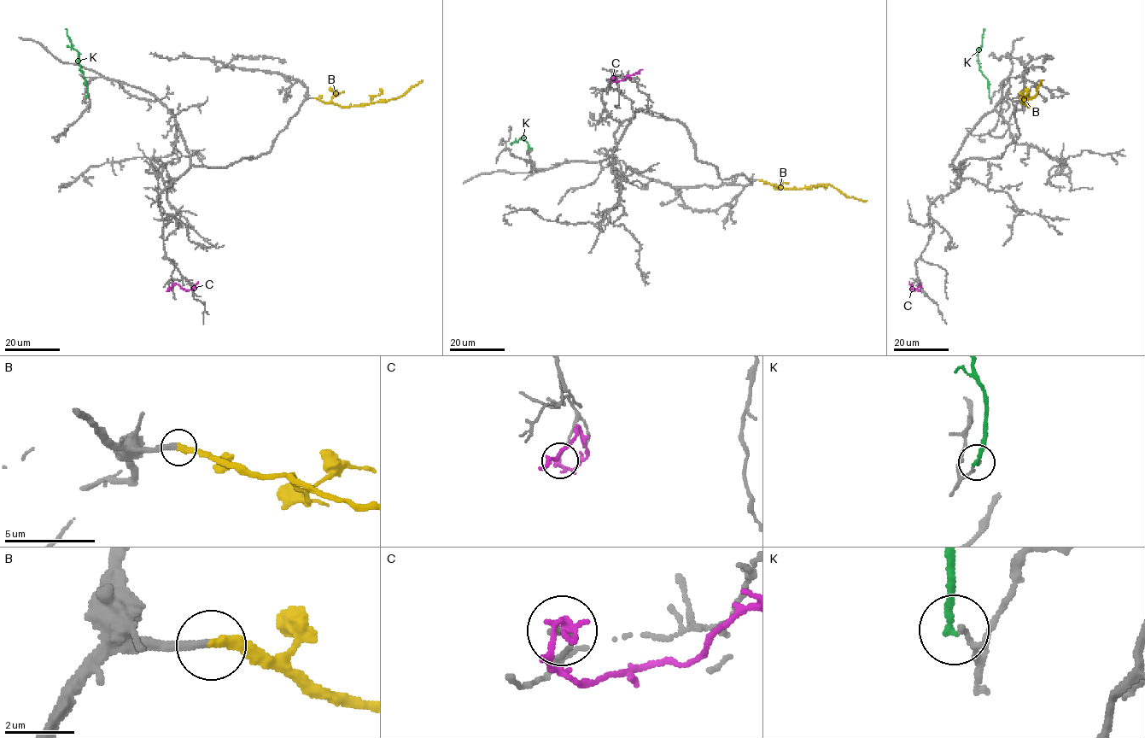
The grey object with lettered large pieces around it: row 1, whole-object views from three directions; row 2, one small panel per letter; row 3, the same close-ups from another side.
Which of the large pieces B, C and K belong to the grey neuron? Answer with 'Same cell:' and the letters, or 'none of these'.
Same cell: B

